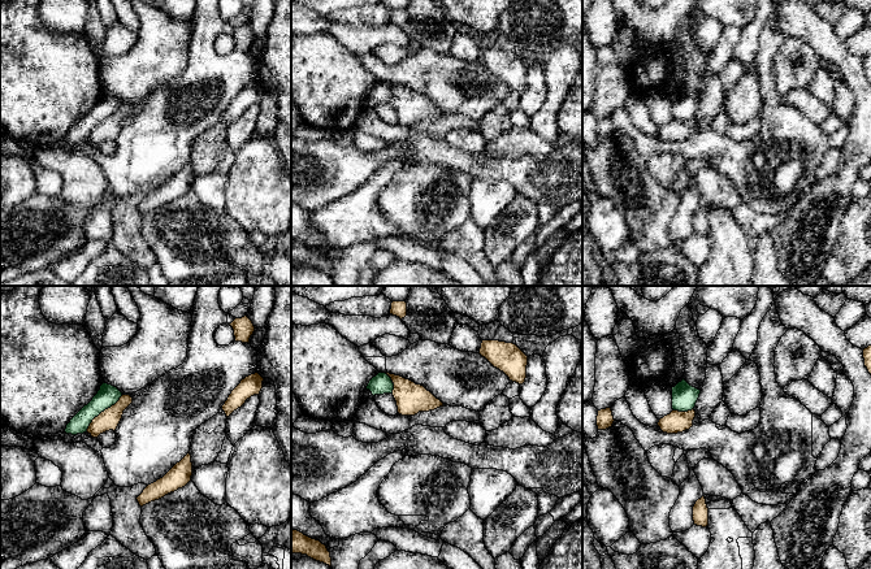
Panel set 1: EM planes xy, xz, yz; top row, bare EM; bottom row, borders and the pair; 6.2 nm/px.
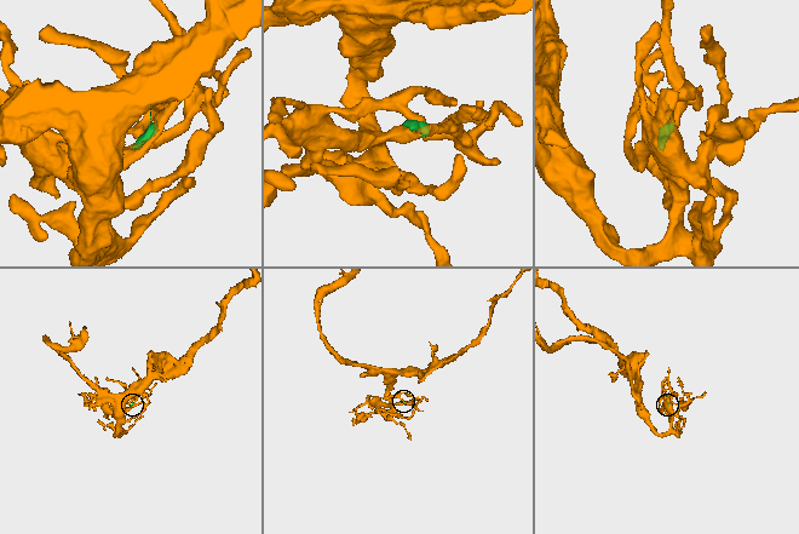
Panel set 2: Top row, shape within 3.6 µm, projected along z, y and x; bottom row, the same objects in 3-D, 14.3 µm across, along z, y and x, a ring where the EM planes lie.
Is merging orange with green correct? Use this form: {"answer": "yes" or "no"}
{"answer": "no"}

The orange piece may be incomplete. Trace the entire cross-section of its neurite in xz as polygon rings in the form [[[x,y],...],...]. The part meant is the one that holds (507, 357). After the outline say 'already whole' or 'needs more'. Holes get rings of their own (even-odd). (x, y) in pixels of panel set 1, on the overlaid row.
[[[482,340],[478,352],[510,381],[523,385],[526,378],[528,356],[514,343]]] | already whole

